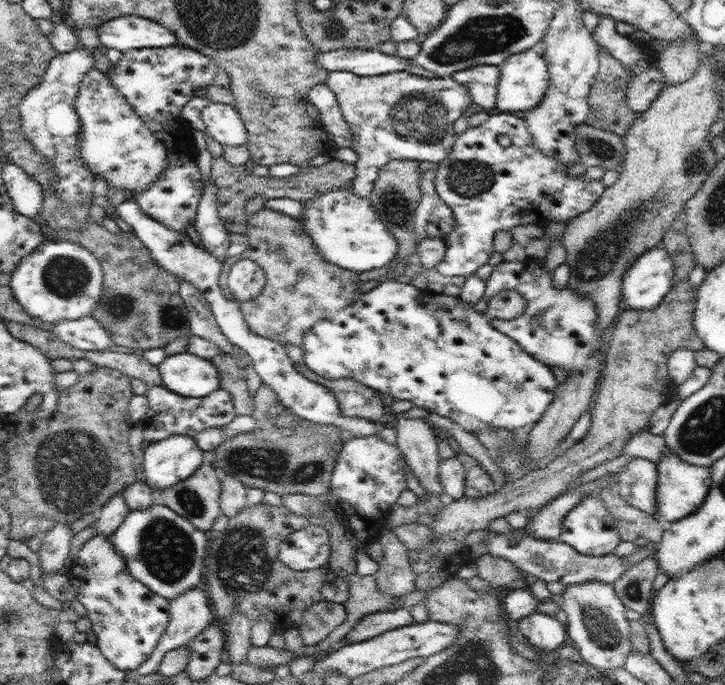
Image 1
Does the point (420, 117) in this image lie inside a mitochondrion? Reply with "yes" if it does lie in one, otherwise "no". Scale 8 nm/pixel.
yes

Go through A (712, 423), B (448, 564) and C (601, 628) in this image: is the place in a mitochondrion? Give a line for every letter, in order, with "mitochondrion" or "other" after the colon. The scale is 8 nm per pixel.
A: mitochondrion
B: other
C: mitochondrion

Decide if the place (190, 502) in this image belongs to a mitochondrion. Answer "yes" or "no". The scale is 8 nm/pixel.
yes

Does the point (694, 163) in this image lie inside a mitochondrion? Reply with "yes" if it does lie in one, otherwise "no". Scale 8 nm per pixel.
yes

